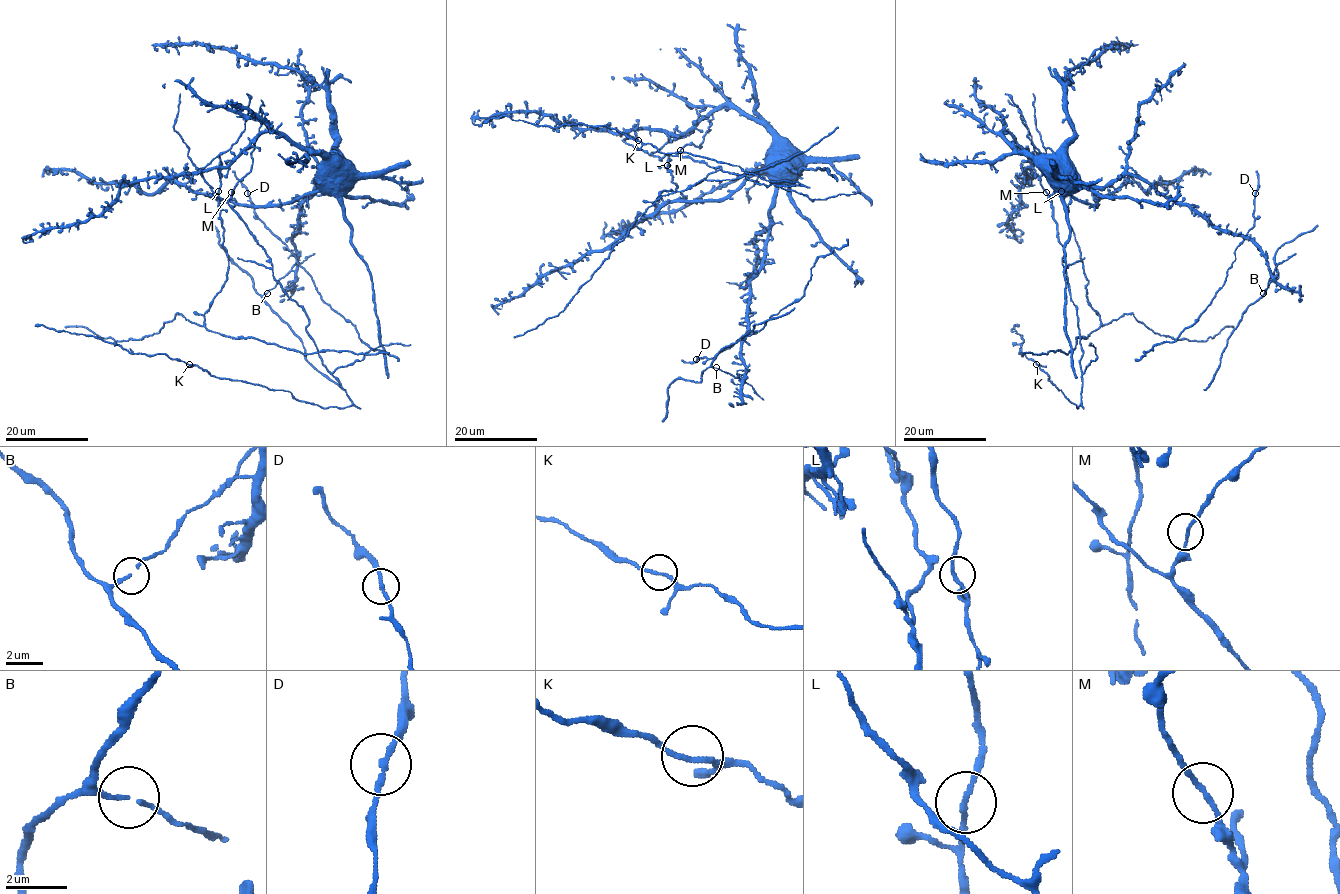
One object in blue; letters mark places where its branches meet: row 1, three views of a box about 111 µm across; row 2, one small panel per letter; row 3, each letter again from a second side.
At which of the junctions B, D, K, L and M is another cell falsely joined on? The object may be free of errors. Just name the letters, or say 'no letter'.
no letter

